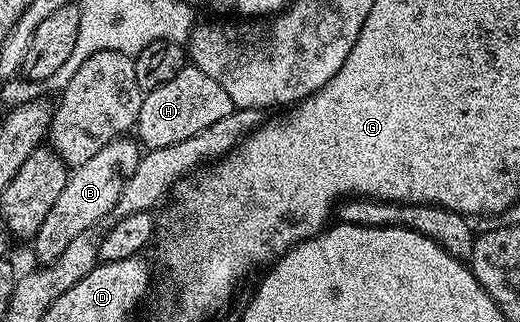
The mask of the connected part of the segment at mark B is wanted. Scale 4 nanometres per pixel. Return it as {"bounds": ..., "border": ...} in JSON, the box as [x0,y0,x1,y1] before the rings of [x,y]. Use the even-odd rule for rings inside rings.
{"bounds":[32,136,142,265],"border":[[[132,136],[118,137],[104,146],[88,162],[77,165],[66,179],[64,190],[52,210],[48,212],[40,230],[34,236],[32,247],[41,265],[47,265],[64,254],[64,249],[80,234],[96,228],[96,224],[113,213],[124,183],[135,173],[142,157],[139,141]]]}

